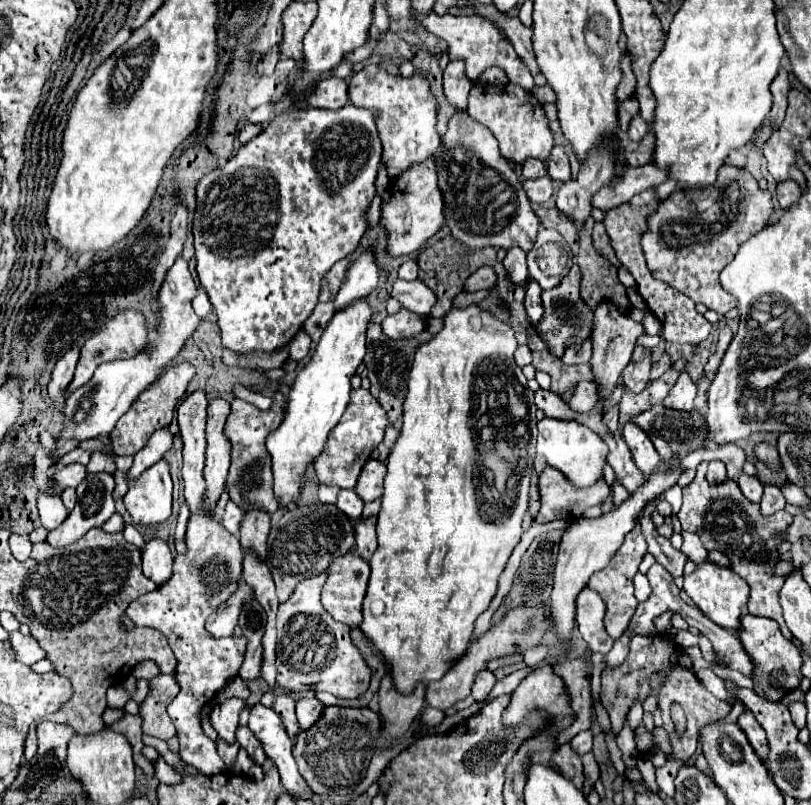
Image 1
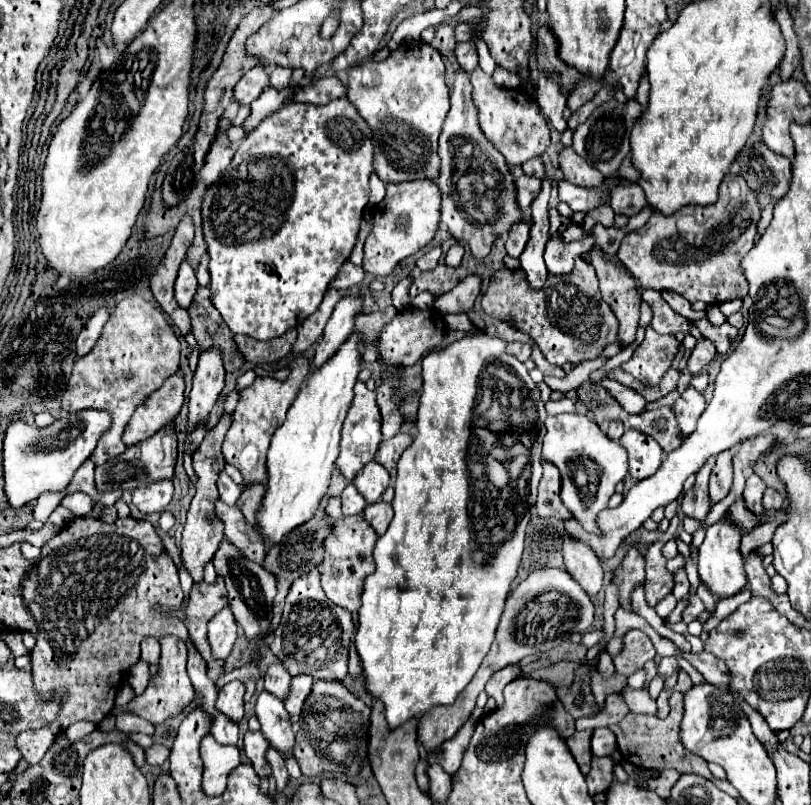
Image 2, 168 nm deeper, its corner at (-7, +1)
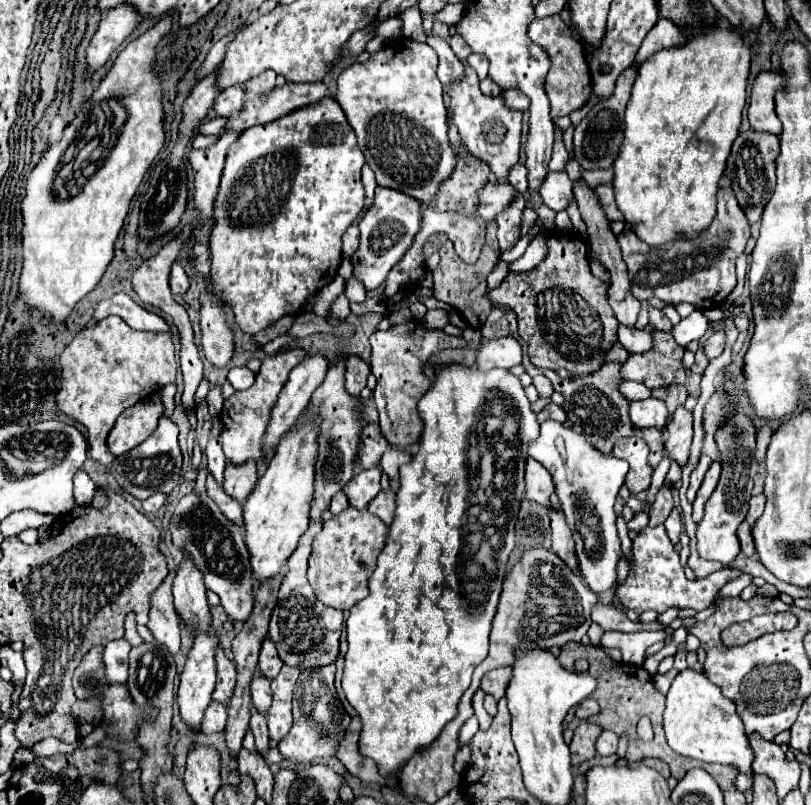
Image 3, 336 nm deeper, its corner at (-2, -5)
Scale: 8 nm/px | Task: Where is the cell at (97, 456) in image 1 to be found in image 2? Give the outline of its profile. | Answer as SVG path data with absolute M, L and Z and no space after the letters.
M138 295L122 299L114 307L92 351L76 359L68 387L62 395L62 409L68 413L98 409L112 415L112 425L100 435L100 443L90 455L96 465L102 465L108 459L124 453L126 445L122 443L122 431L134 409L150 393L160 389L170 375L178 373L178 365L180 341L164 313Z

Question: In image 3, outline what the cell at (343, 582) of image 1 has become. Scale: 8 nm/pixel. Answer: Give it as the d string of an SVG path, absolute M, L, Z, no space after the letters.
M349 507L341 515L335 515L333 519L325 521L323 523L323 531L313 541L313 553L309 557L309 573L307 573L309 575L309 583L311 583L317 599L323 601L329 607L341 609L341 611L347 611L355 603L365 599L367 593L369 593L367 591L367 581L369 581L369 577L373 575L373 571L377 567L377 555L383 549L385 535L387 535L387 527L381 523L379 517L371 515L367 509Z

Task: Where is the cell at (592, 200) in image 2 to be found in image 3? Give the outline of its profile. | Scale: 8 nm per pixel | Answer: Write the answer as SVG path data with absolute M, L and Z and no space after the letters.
M551 171L547 175L547 179L543 181L539 195L543 197L547 207L551 207L555 211L565 211L573 201L571 179L567 177L565 171Z

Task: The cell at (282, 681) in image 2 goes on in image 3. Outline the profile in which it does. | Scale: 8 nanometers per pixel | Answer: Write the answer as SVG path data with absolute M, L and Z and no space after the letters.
M265 639L263 647L261 647L261 653L259 653L259 675L273 681L275 675L279 675L281 667L283 667L283 661L279 659L279 655L275 651L275 643Z

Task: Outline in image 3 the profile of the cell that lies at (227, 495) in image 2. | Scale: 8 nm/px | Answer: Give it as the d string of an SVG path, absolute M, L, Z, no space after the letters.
M213 439L207 443L207 469L211 471L211 475L215 477L215 481L221 485L223 483L223 471L225 471L225 459L223 459L223 451L219 447L219 439Z

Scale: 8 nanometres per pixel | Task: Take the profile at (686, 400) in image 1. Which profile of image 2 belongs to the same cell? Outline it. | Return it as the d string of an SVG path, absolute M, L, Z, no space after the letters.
M688 387L680 399L674 403L674 415L678 419L678 429L682 437L688 437L692 433L692 429L696 429L696 421L702 415L702 411L706 409L706 401L702 397L702 393L698 393L694 387Z

